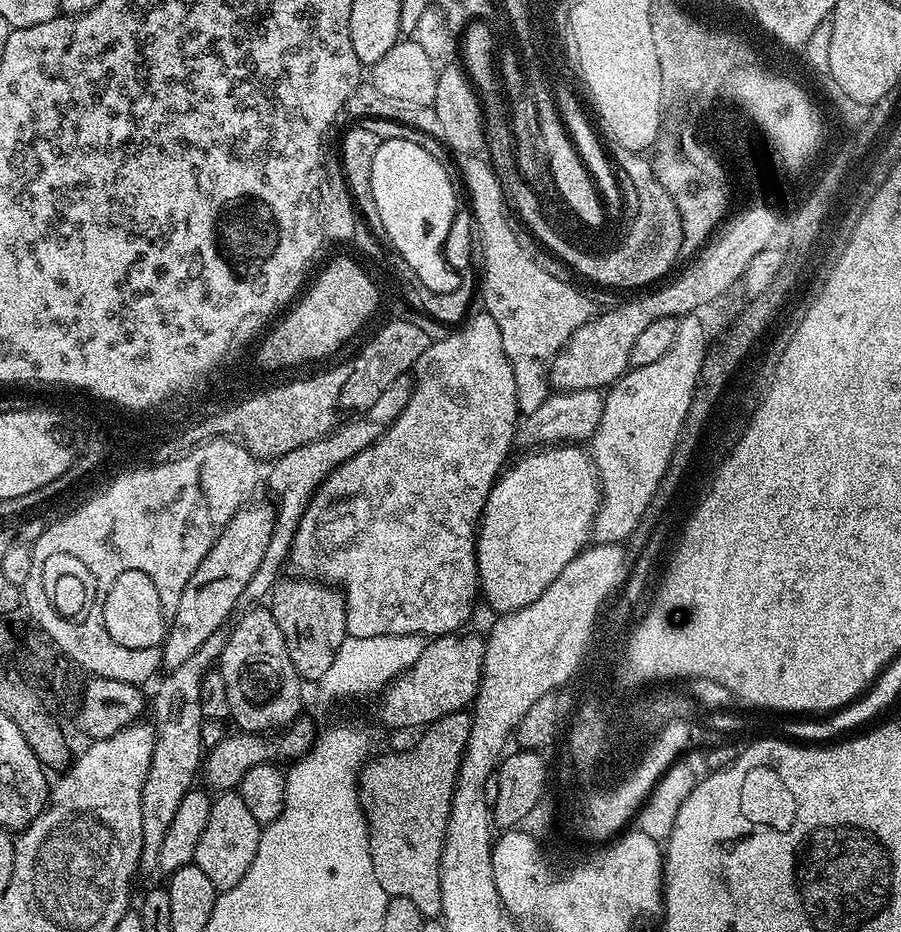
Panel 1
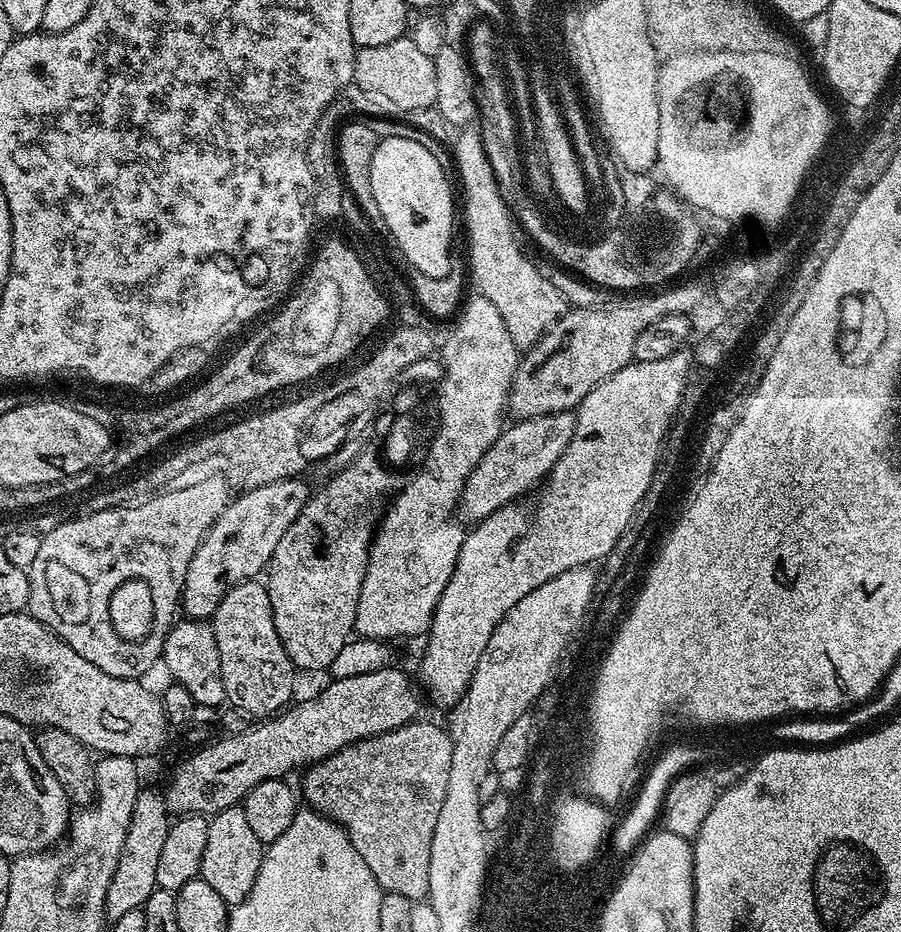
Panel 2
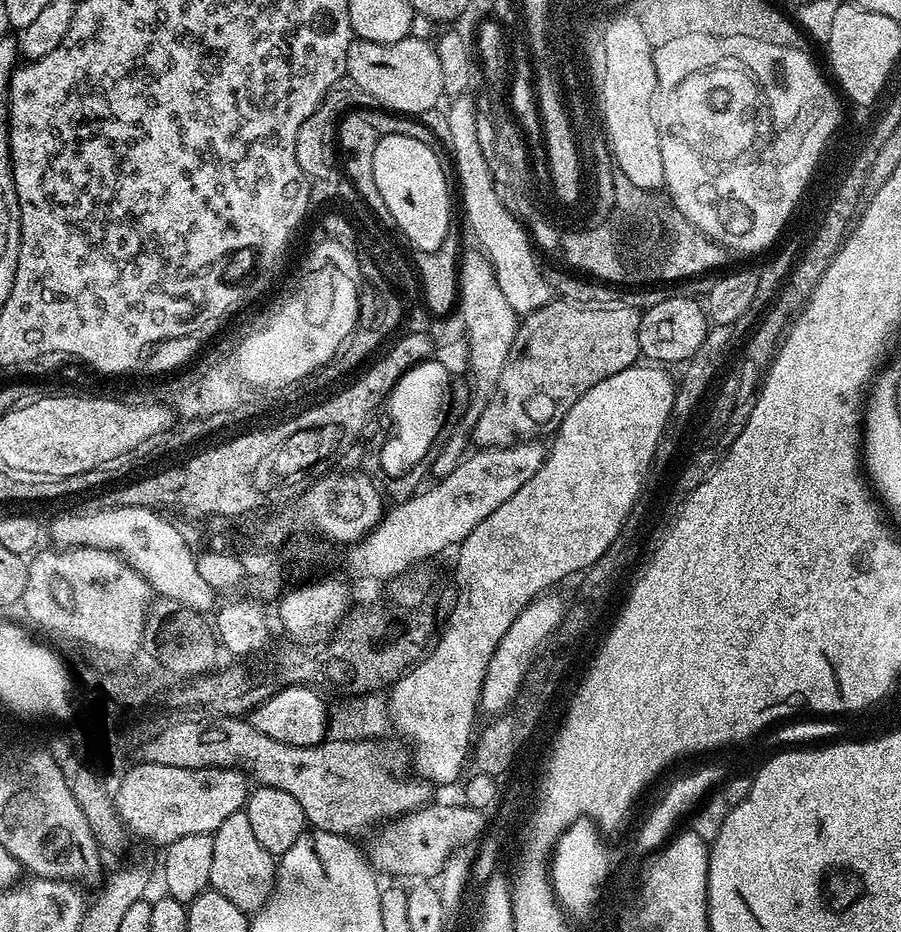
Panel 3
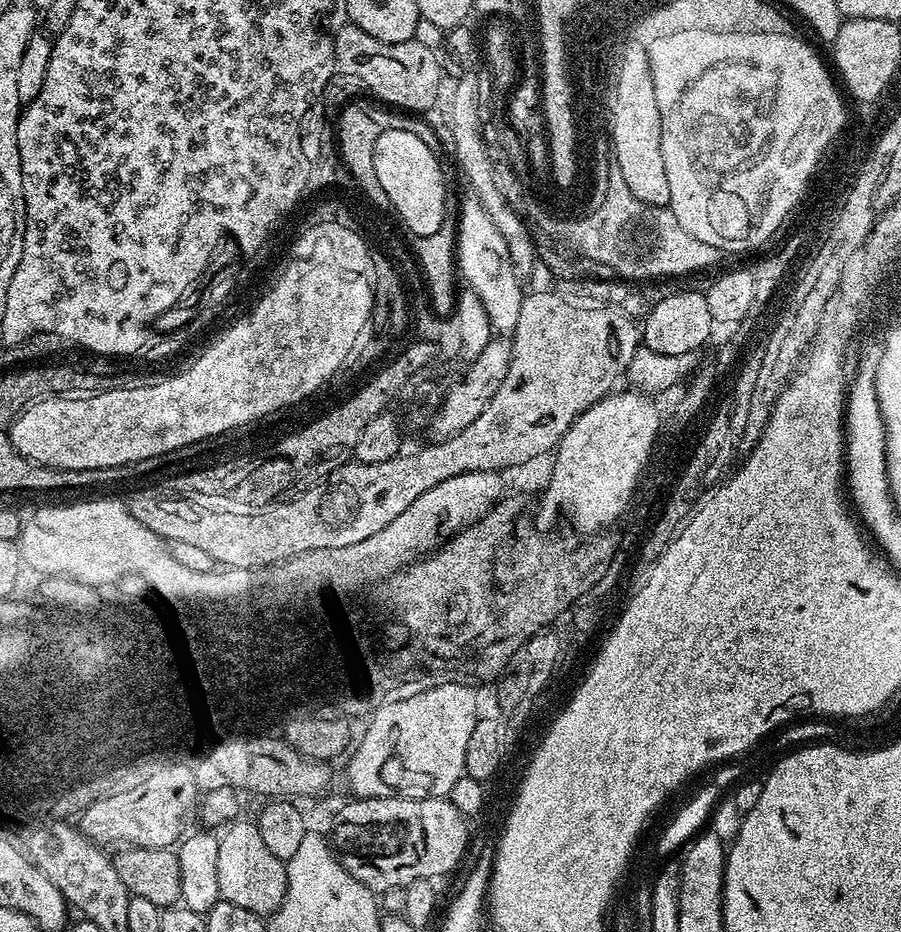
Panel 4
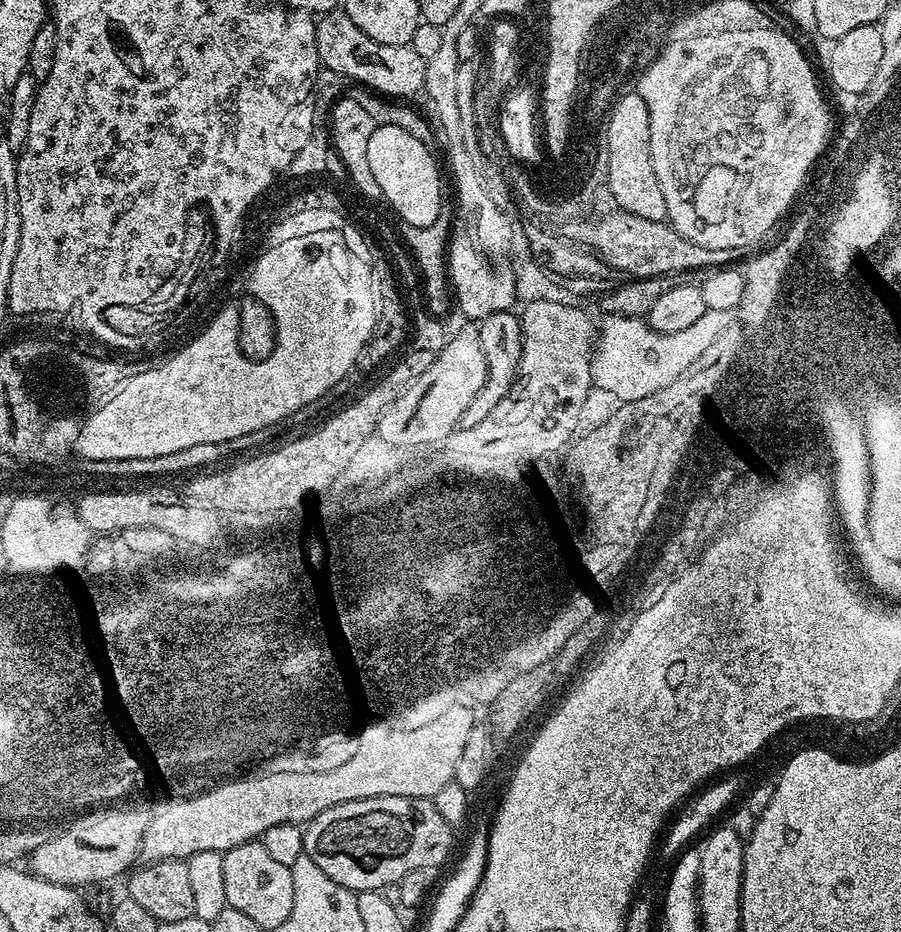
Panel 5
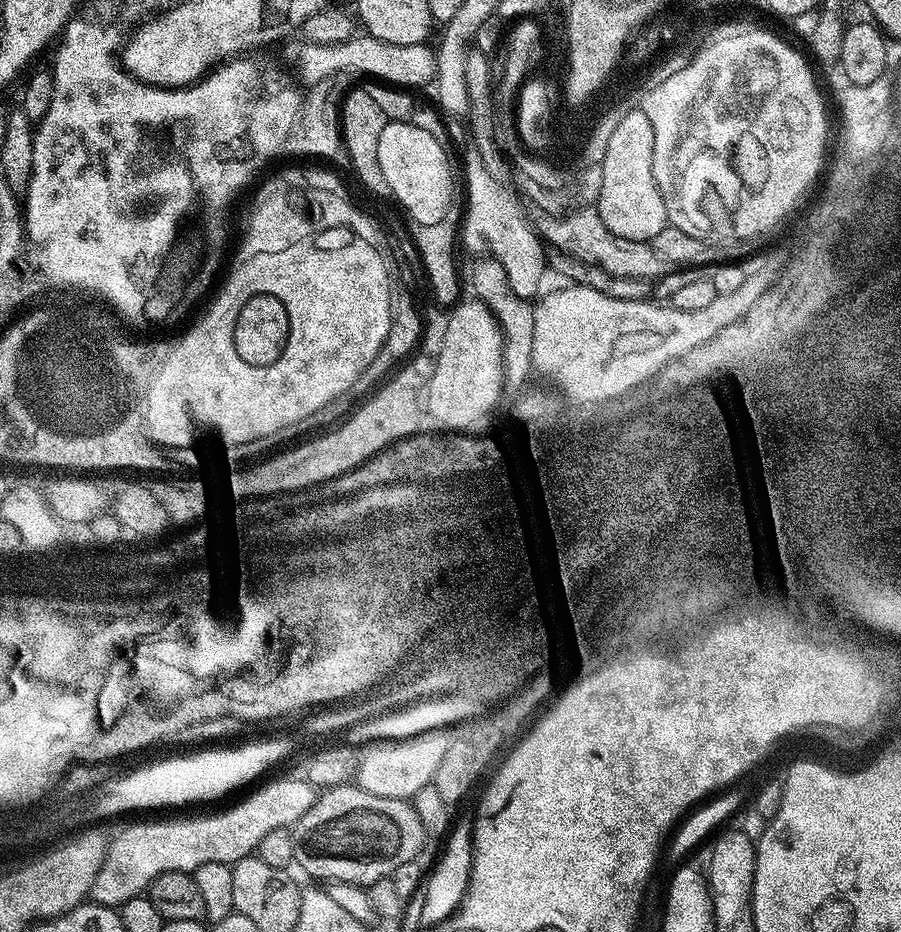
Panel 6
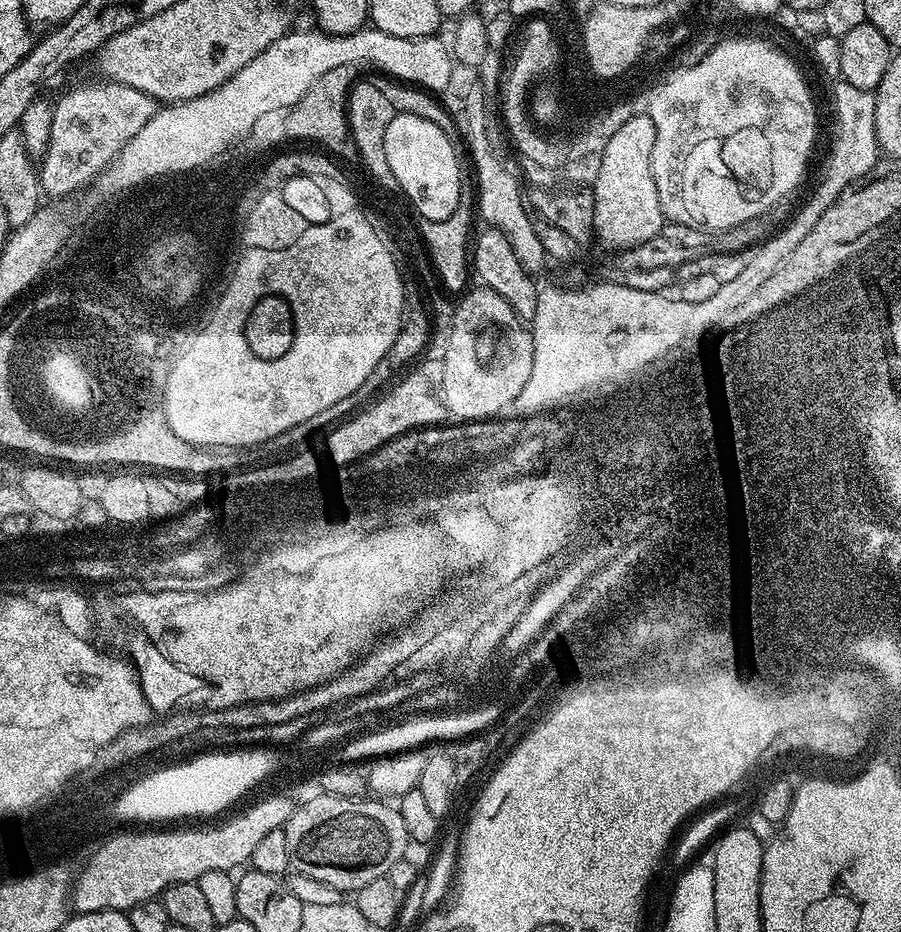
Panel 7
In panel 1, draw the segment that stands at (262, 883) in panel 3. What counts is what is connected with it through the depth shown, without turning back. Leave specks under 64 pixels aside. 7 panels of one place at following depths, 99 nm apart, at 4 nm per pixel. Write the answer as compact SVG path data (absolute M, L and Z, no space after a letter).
M224 790L213 799L210 822L206 822L198 850L194 850L194 863L202 870L202 874L206 874L206 878L210 878L217 893L229 892L231 888L238 886L238 882L242 882L242 878L246 878L246 870L250 870L254 854L258 854L261 831L261 824L254 818L254 814L250 814L239 791Z

